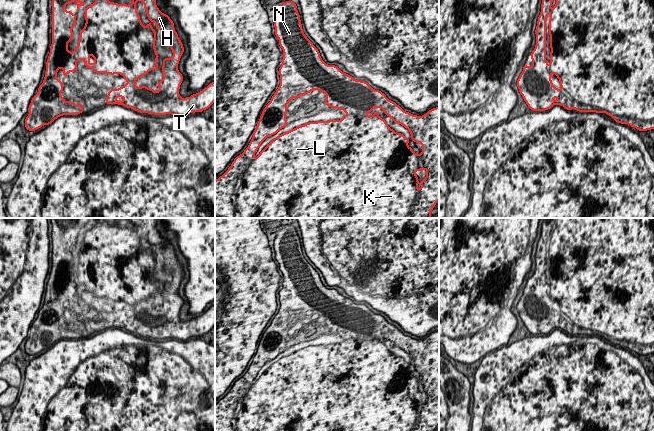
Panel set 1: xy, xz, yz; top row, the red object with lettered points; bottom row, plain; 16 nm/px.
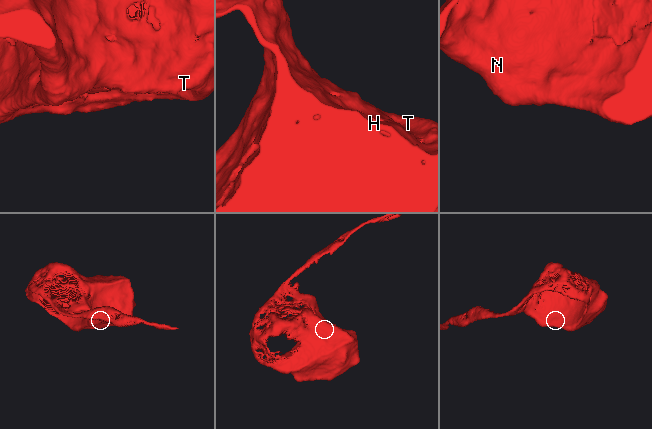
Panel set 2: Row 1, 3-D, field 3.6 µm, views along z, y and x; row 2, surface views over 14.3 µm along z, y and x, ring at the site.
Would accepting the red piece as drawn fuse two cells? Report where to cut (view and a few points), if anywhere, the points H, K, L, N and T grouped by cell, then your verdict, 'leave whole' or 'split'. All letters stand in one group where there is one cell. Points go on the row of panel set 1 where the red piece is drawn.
no cut | H K L N T | leave whole

